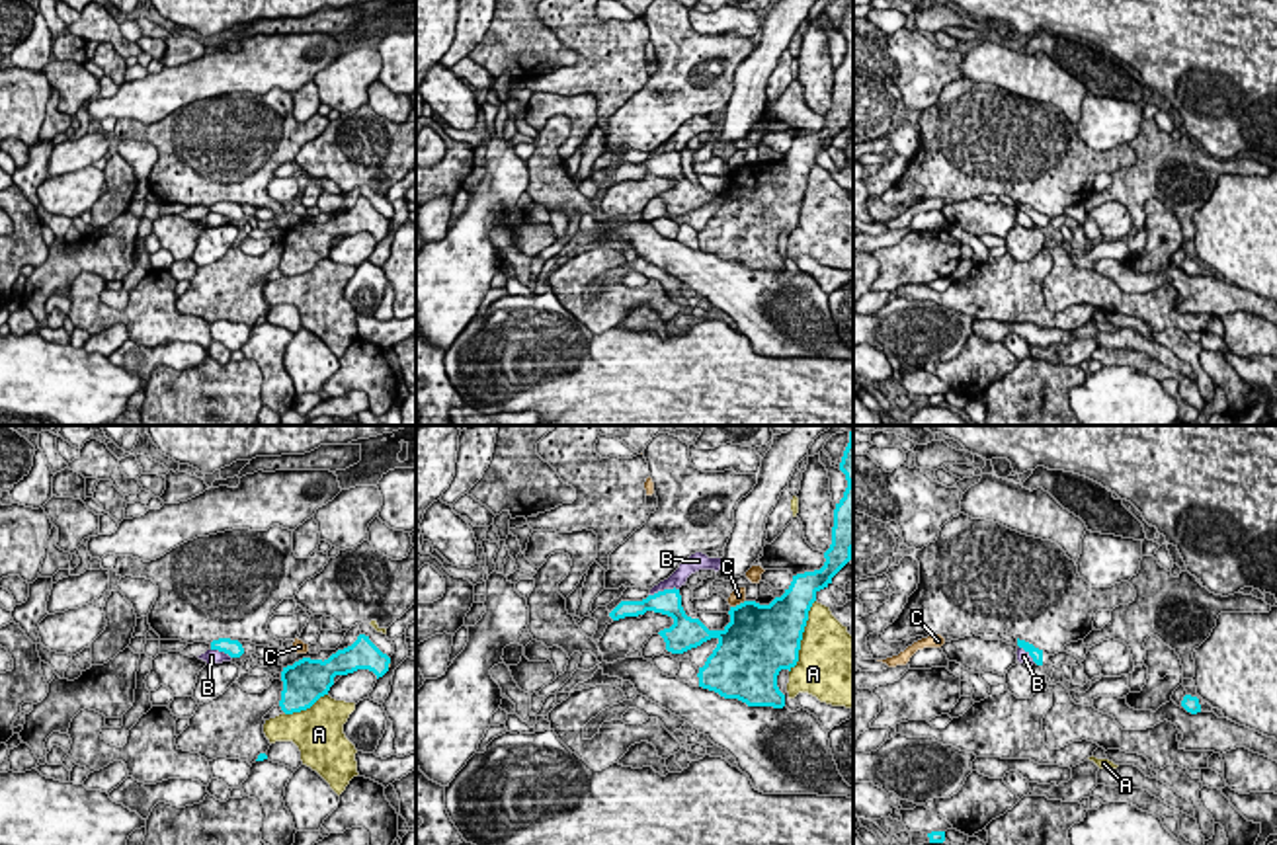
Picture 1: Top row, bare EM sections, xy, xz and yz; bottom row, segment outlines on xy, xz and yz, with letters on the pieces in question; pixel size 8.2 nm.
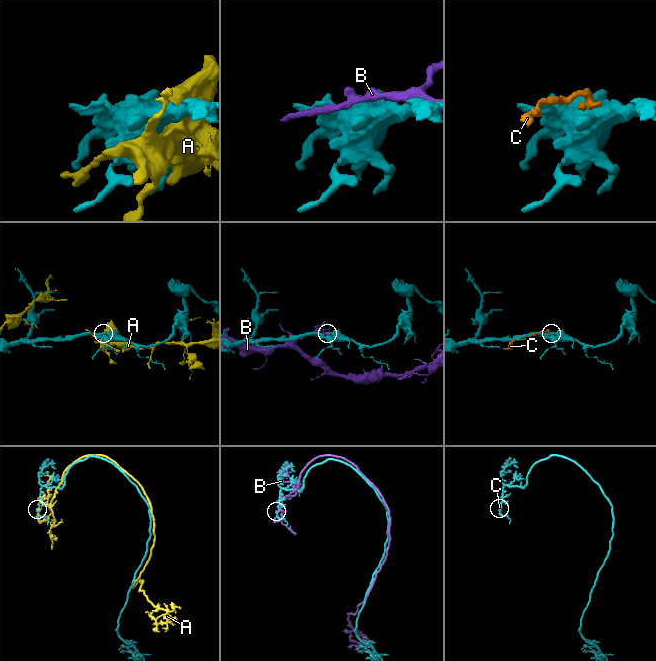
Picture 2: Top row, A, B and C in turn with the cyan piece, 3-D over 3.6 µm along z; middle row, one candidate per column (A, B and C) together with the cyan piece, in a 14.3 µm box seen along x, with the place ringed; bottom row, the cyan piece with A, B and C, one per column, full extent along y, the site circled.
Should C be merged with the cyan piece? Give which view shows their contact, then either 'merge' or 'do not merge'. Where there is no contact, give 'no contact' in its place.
xz | do not merge

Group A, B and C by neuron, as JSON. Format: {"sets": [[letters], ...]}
{"sets": [["A"], ["B"], ["C"]]}

